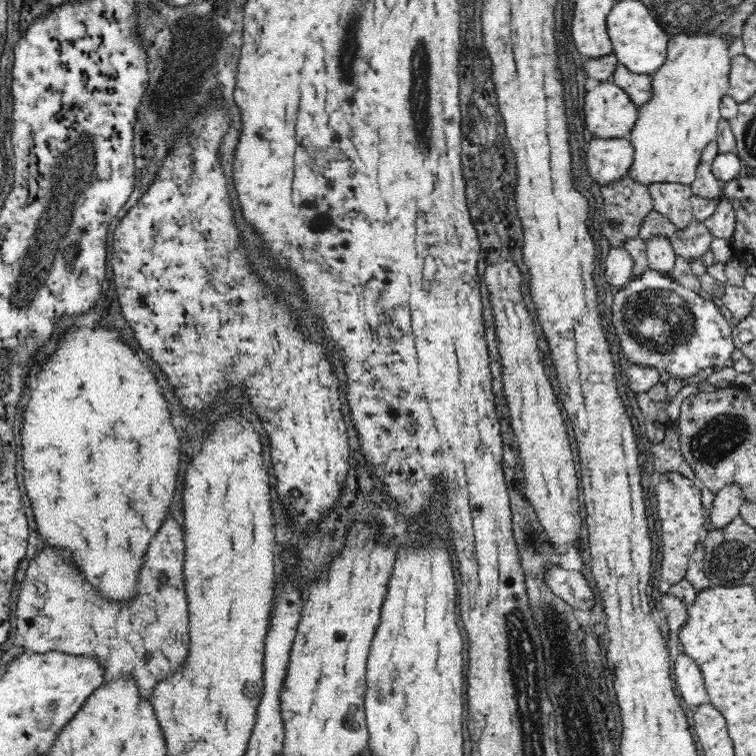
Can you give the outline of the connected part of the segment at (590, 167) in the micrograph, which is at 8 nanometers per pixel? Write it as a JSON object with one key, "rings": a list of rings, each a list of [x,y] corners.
{"rings":[[[592,138],[586,150],[586,170],[600,185],[624,178],[634,160],[634,147],[624,138]]]}

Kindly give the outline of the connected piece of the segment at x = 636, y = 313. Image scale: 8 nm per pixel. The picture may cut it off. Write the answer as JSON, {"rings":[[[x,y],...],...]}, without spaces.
{"rings":[[[650,268],[615,291],[611,307],[612,326],[631,365],[667,370],[671,378],[689,378],[708,367],[724,368],[735,348],[733,328],[720,313],[719,302],[704,299]]]}

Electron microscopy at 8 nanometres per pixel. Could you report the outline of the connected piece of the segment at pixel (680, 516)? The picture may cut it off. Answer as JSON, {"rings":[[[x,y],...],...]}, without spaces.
{"rings":[[[677,471],[659,472],[659,476],[660,482],[654,486],[656,510],[662,534],[662,562],[660,562],[658,589],[661,593],[667,594],[676,583],[688,580],[698,594],[712,586],[703,570],[702,540],[707,532],[704,524],[709,522],[709,511],[702,508],[701,486],[696,480],[690,480]]]}

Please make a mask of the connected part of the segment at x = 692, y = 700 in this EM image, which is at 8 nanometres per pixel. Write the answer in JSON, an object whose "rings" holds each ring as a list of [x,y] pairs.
{"rings":[[[682,650],[674,662],[674,676],[676,676],[674,678],[676,680],[675,688],[680,694],[680,698],[693,712],[696,706],[710,702],[710,698],[706,694],[706,686],[702,682],[702,672],[694,664],[694,660],[690,660]]]}

